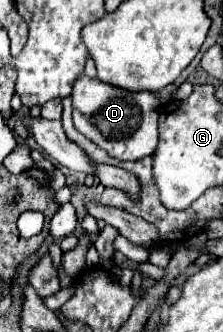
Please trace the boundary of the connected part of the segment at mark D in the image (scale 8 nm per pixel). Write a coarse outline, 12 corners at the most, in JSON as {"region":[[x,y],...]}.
{"region":[[81,73],[75,129],[119,161],[155,153],[161,101]]}

